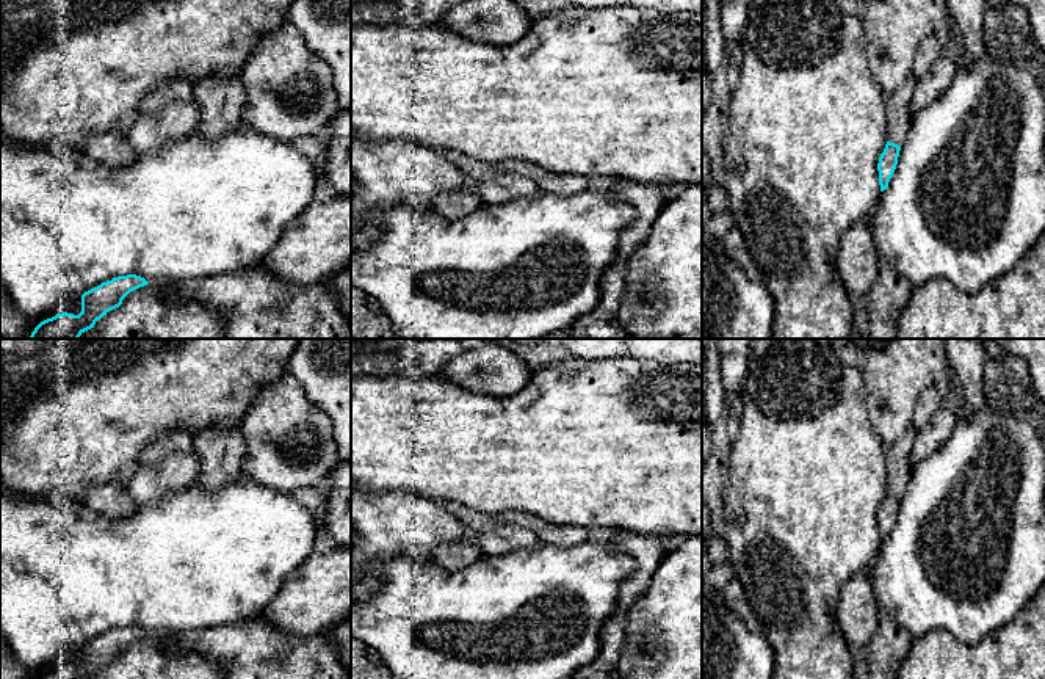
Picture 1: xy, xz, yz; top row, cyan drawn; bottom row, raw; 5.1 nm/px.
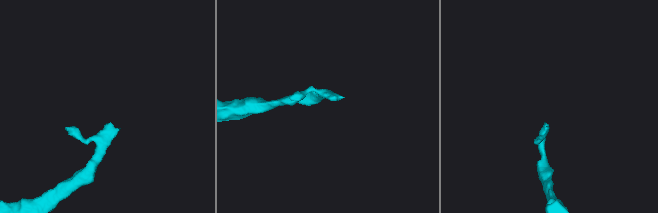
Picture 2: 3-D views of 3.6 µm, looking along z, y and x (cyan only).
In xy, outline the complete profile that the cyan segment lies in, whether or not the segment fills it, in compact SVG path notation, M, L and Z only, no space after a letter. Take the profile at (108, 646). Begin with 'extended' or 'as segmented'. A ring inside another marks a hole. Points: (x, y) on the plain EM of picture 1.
as segmented; M136 626L113 629L81 646L81 663L78 666L56 665L41 673L36 679L94 679L96 673L119 659L130 643L147 635L144 629Z

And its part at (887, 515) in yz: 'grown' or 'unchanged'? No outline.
grown

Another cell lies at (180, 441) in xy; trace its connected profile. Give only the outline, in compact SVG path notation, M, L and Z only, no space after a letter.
M183 430L166 434L150 444L139 456L139 467L155 467L175 452L190 453L193 450L193 436Z

